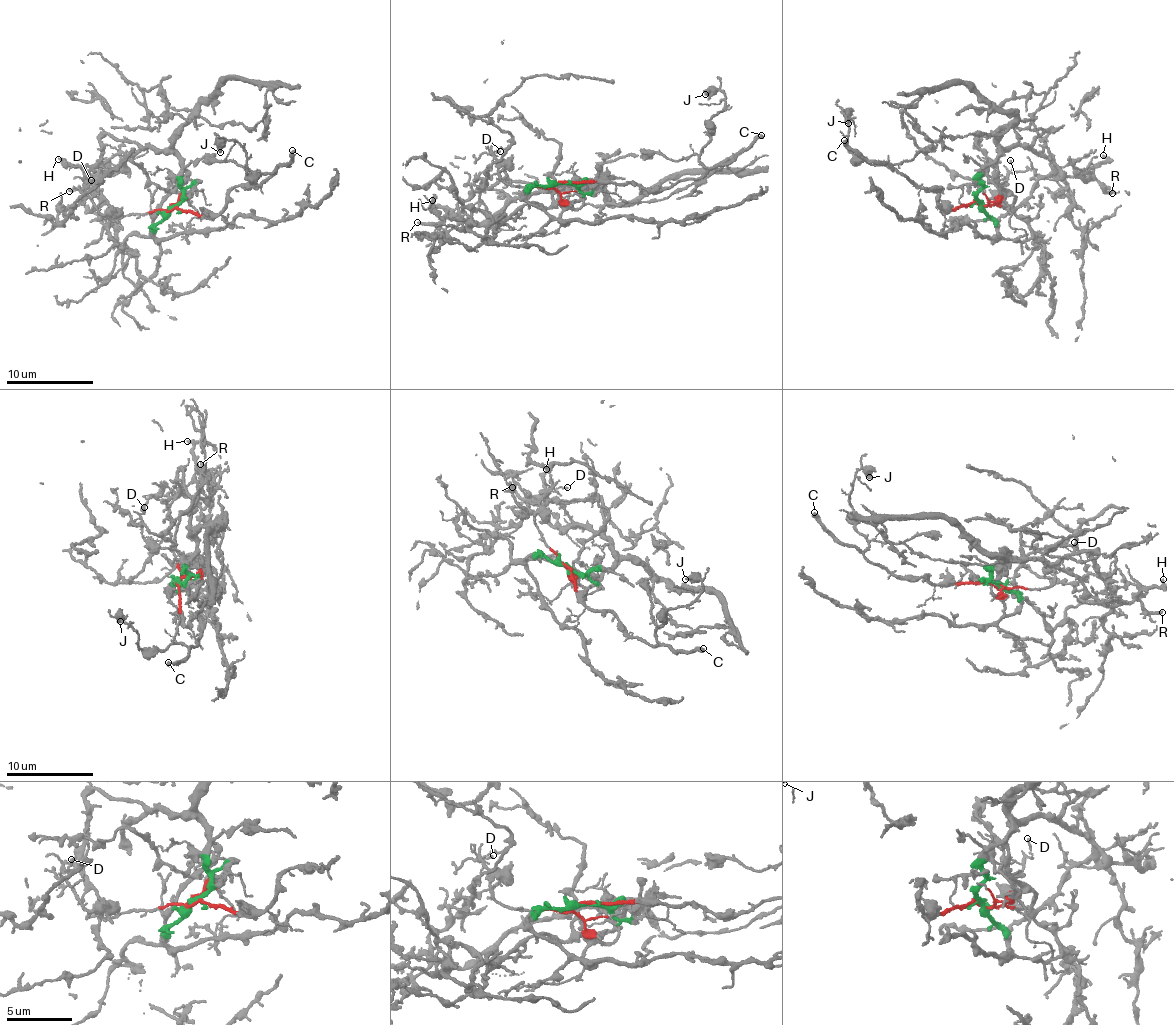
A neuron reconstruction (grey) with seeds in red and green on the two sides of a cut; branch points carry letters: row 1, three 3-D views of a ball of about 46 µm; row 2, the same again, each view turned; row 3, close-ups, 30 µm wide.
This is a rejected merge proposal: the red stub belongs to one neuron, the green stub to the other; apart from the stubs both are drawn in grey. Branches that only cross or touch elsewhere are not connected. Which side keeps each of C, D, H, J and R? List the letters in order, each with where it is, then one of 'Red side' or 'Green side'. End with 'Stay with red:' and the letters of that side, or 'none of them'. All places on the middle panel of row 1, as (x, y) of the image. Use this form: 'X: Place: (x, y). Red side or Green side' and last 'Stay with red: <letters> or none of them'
C: Place: (761, 135). Red side
D: Place: (500, 151). Red side
H: Place: (432, 200). Green side
J: Place: (705, 94). Red side
R: Place: (417, 222). Green side
Stay with red: C, D, J

